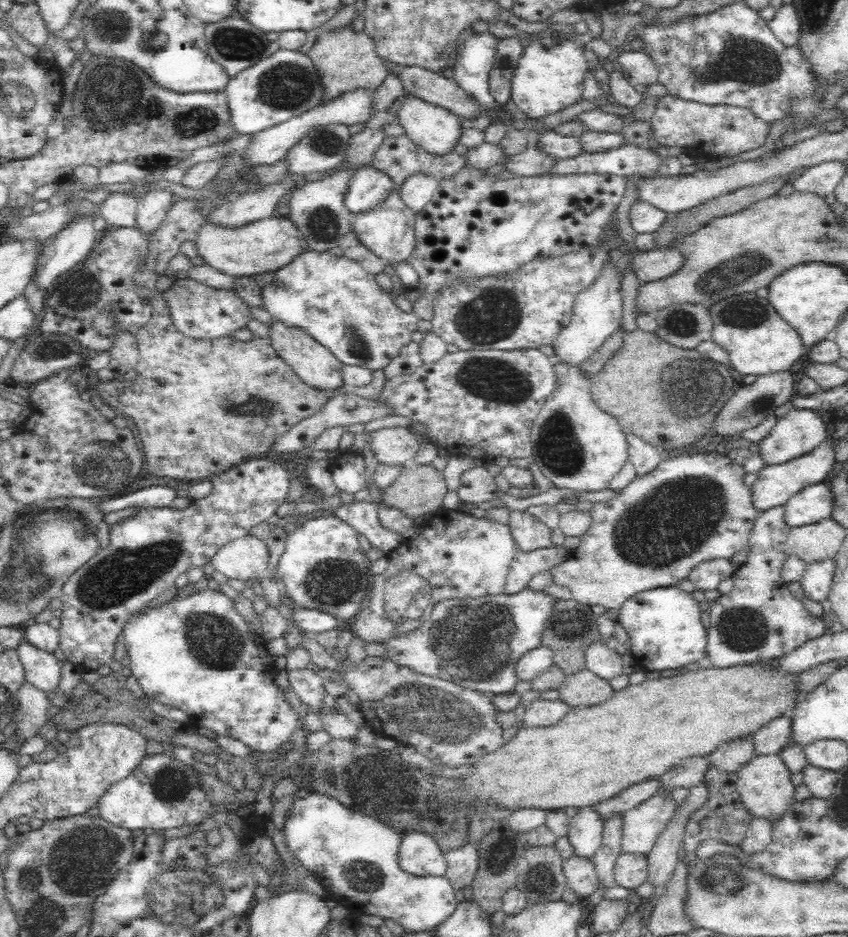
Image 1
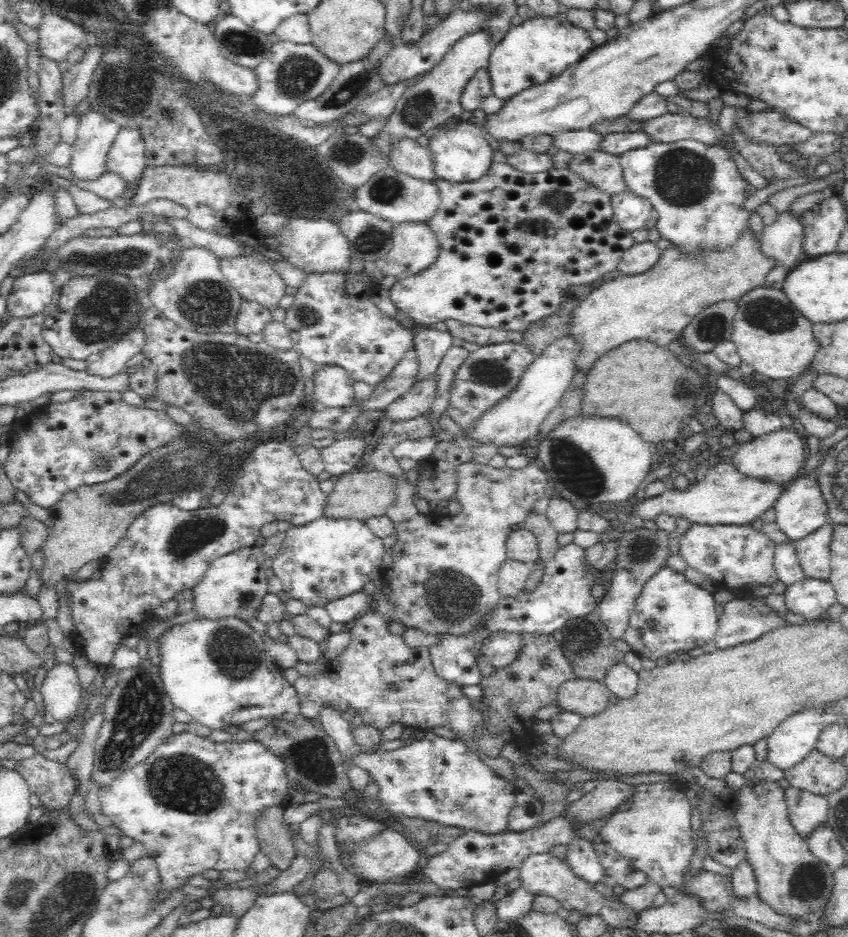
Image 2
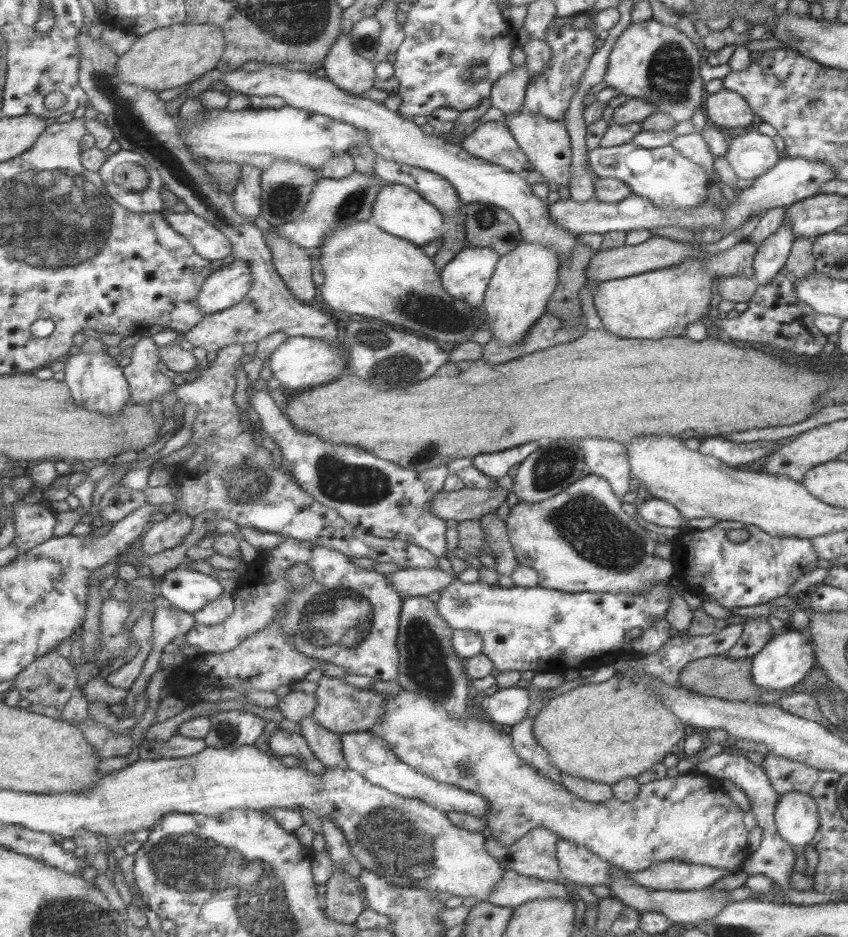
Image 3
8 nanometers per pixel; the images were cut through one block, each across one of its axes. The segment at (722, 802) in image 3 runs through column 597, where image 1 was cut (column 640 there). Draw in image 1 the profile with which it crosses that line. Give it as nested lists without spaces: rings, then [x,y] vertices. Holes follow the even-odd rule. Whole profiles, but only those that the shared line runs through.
[[[658,789],[622,817],[621,852],[647,856],[658,836],[667,830],[676,806],[670,790]]]

